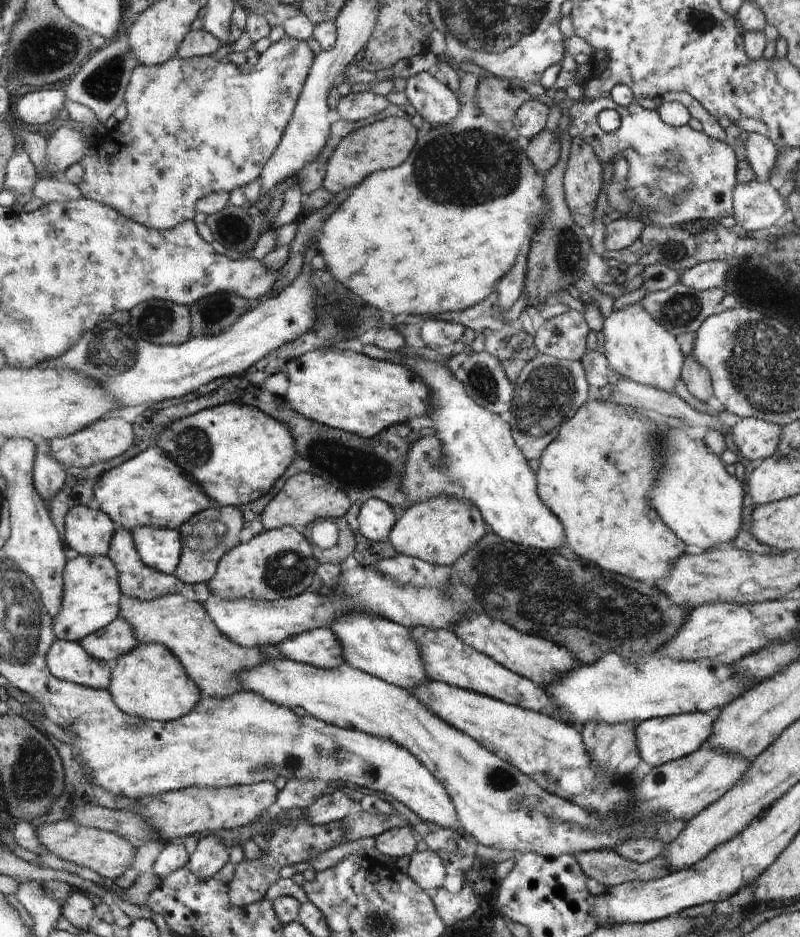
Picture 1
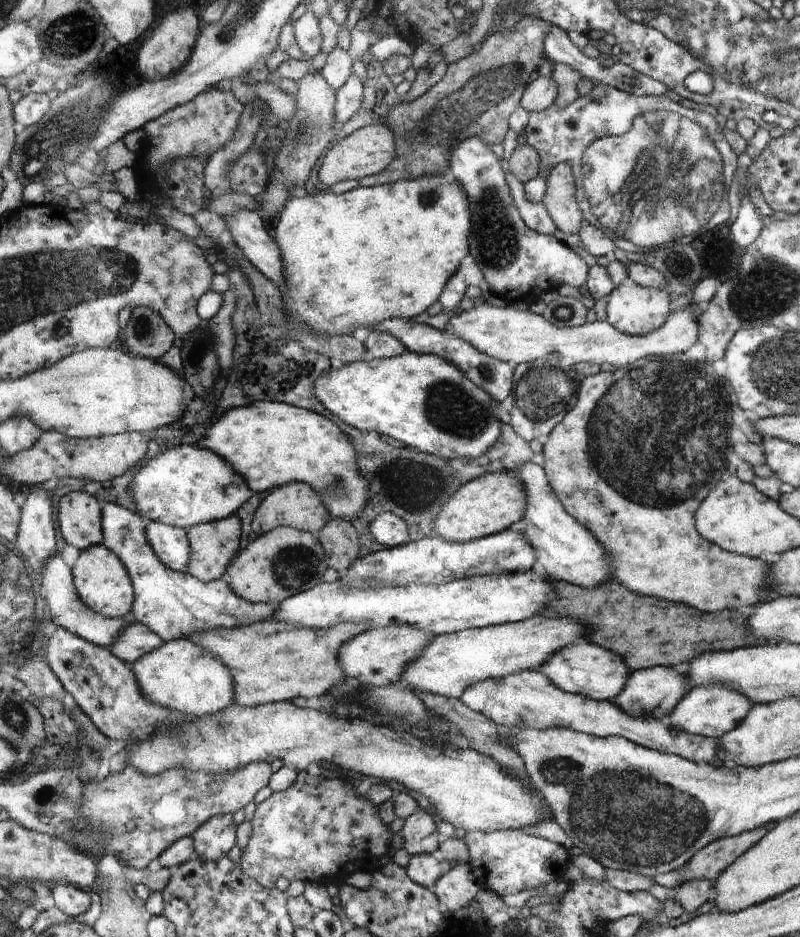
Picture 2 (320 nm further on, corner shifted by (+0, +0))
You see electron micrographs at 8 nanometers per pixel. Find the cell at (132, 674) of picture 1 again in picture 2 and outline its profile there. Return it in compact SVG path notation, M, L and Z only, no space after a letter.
M190 639L167 641L133 664L145 696L185 716L203 717L236 703L235 677L223 660Z

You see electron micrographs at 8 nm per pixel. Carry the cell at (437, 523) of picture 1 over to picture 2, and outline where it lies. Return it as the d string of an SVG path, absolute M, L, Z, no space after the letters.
M505 471L488 473L466 483L448 499L436 517L434 532L444 540L465 543L510 529L526 512L527 490L518 476Z

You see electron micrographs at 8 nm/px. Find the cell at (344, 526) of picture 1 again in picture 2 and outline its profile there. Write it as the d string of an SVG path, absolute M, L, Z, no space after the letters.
M333 517L316 535L327 551L327 563L336 573L348 570L361 555L359 531L350 520Z

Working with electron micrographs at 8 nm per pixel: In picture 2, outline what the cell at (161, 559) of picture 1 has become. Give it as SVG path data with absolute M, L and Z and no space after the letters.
M150 521L146 523L146 535L156 556L168 568L188 573L191 558L188 529Z

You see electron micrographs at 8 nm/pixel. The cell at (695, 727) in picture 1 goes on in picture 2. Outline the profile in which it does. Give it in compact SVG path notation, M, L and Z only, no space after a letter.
M710 683L709 685L694 687L686 692L669 717L672 724L680 730L716 739L726 735L727 732L734 731L747 718L754 706L752 700L730 685Z

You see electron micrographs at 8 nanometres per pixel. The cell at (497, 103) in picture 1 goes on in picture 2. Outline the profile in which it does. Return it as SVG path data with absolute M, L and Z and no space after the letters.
M524 15L513 29L503 31L496 27L467 57L447 66L446 74L432 88L411 101L401 100L391 106L390 115L381 119L395 136L396 156L391 164L378 174L359 180L360 187L394 184L401 180L416 180L426 175L442 175L449 168L451 150L460 141L478 137L492 146L500 144L510 128L510 116L521 106L523 92L536 80L538 69L546 60L546 36L549 22Z

